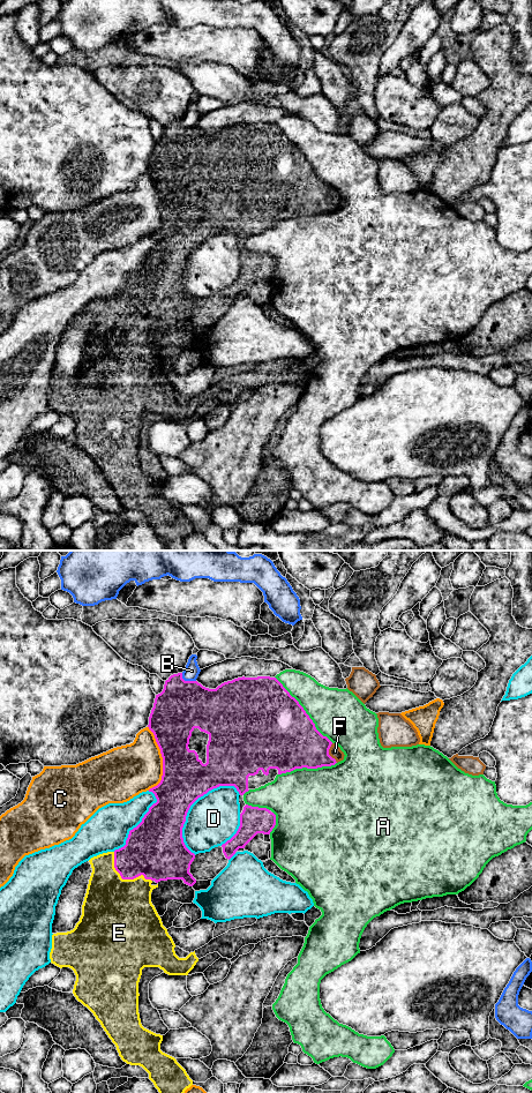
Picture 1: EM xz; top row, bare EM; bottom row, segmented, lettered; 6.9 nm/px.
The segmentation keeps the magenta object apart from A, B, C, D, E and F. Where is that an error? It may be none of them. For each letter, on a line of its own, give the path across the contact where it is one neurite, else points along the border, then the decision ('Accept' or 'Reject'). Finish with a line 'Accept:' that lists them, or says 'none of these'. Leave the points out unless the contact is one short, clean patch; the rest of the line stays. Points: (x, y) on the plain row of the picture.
A: Reject
B: Reject
C: Reject
D: Reject
E: Accept
F: Boundary: xz (331, 189), (329, 200), (337, 208). Reject
Accept: E

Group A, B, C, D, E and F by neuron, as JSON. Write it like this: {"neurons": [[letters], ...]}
{"neurons": [["A"], ["B"], ["C"], ["D"], ["E"], ["F"]]}

